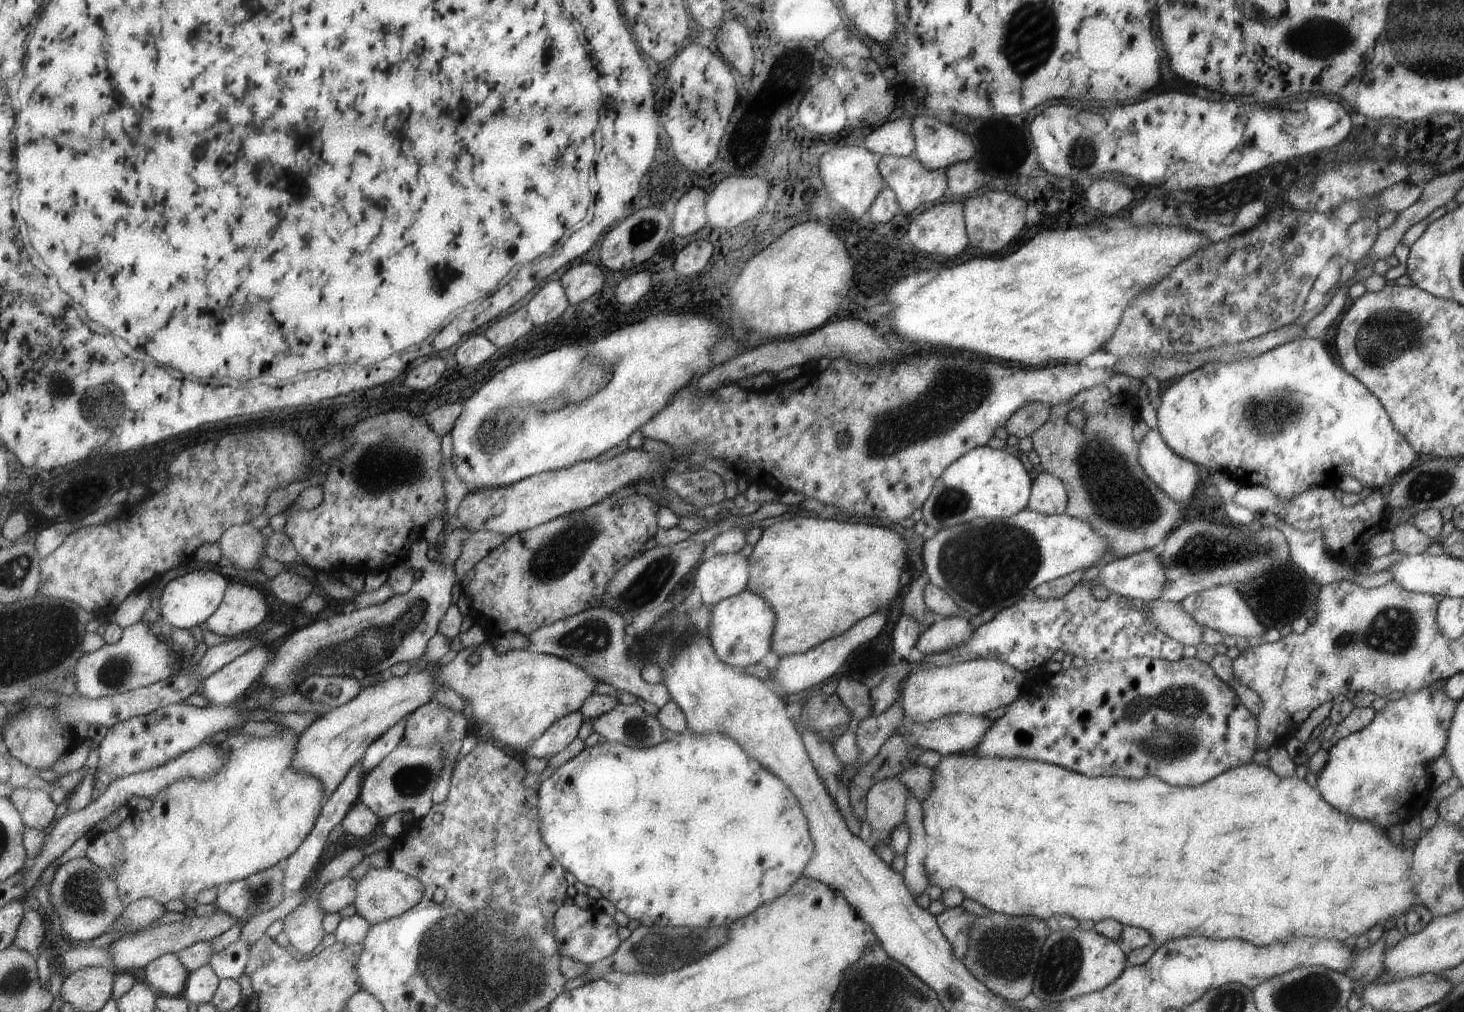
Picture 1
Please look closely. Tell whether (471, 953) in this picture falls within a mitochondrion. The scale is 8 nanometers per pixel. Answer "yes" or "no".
yes

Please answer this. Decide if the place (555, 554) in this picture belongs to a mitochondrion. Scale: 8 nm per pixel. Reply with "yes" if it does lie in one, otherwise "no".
yes

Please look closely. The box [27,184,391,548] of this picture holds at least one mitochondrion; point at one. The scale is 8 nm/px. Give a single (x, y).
(111, 409)

